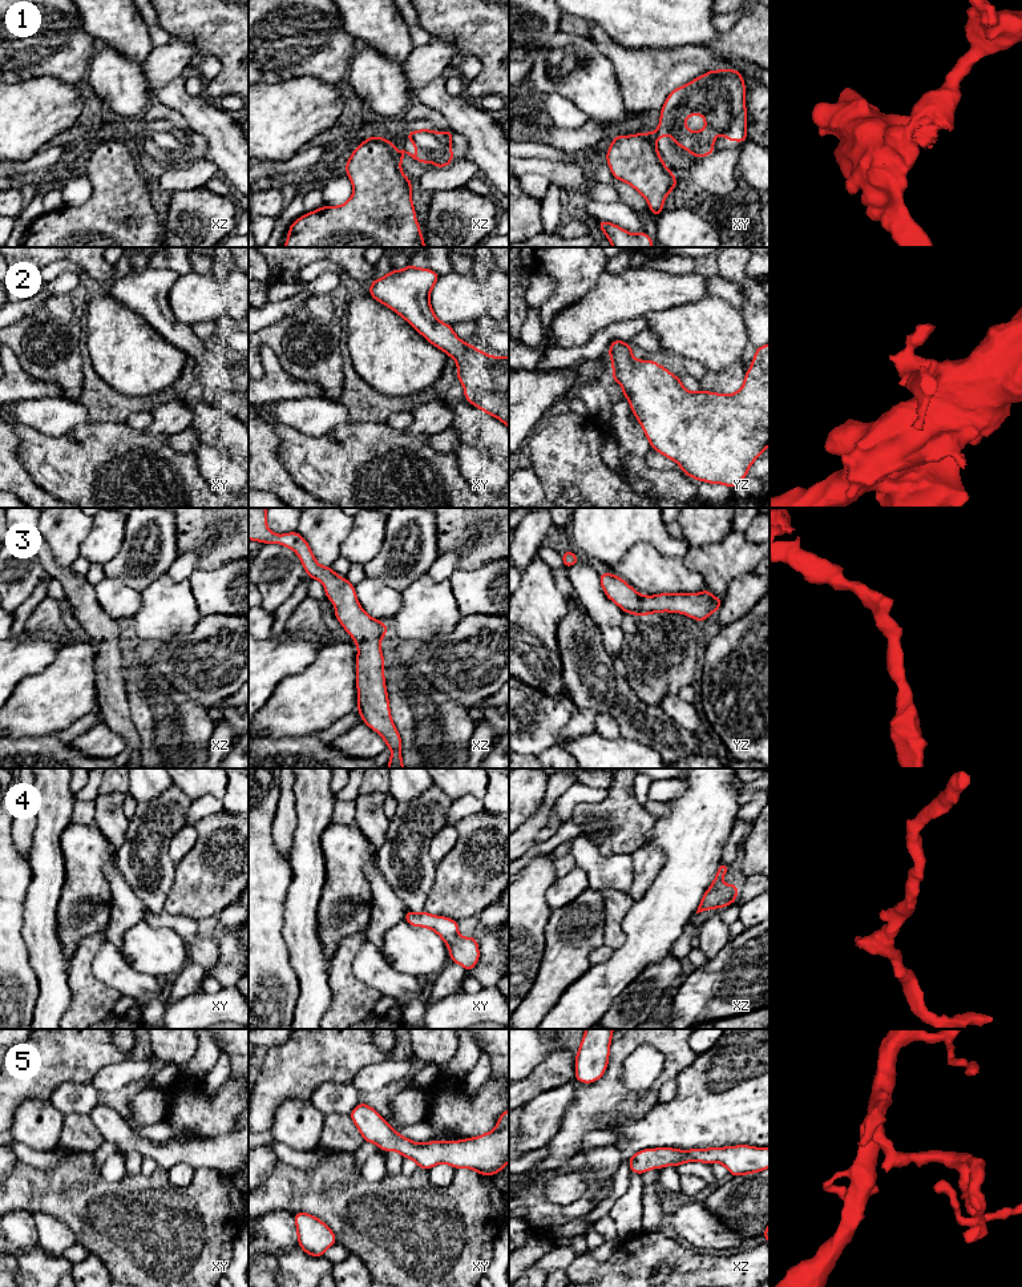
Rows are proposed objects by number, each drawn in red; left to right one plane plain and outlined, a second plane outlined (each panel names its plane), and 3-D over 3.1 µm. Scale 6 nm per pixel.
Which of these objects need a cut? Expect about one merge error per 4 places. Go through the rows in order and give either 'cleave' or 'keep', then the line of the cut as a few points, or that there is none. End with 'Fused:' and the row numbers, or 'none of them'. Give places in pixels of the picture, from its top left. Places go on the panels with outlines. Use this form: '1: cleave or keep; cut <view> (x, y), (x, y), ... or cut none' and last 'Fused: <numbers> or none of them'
1: cleave; cut xz (395, 150), (399, 166)
2: keep; cut none
3: keep; cut none
4: keep; cut none
5: keep; cut none
Fused: 1

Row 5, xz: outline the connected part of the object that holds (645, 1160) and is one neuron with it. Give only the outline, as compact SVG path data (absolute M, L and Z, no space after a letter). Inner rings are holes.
M747 1145L676 1150L672 1147L645 1149L629 1158L631 1173L643 1174L651 1169L679 1166L684 1162L719 1162L732 1177L759 1173L769 1167L769 1147Z

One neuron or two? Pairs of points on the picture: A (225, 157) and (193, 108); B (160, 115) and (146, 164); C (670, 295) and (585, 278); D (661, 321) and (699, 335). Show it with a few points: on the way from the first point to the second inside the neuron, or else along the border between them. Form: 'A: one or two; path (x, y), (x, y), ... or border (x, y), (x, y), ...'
A: one; path (225, 145), (225, 140), (205, 120)
B: one; path (162, 128), (162, 153), (160, 156)
C: two; border (605, 270), (597, 283), (576, 303)
D: one; path (670, 325), (690, 331)

